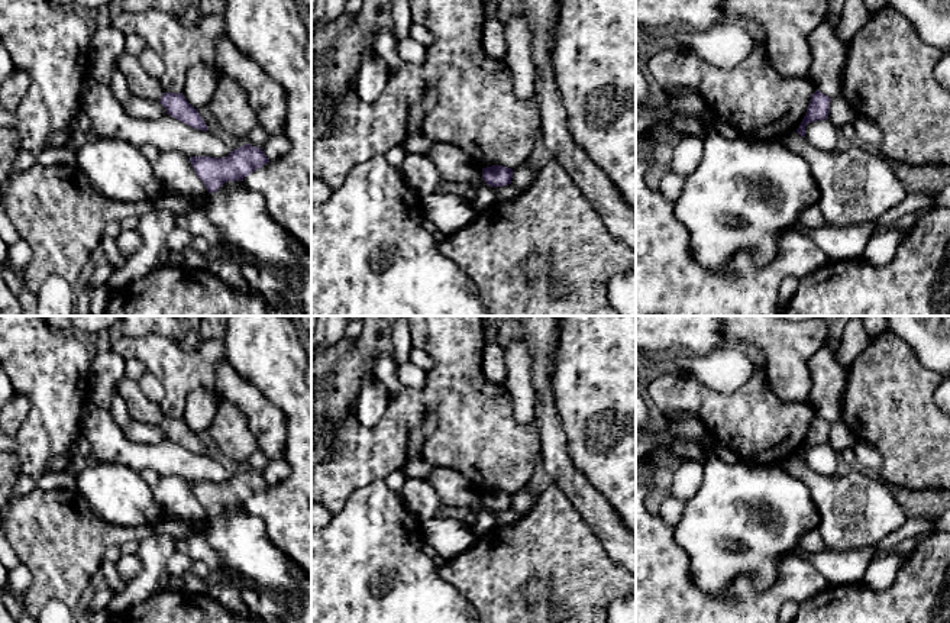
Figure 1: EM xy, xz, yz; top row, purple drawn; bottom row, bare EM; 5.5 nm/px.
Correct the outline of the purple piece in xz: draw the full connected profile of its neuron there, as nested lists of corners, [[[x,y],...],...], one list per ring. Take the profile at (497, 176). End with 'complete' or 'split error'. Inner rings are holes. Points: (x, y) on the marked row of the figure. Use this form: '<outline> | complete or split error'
[[[503,165],[482,168],[482,178],[491,187],[503,187],[511,184],[513,170]]] | complete

